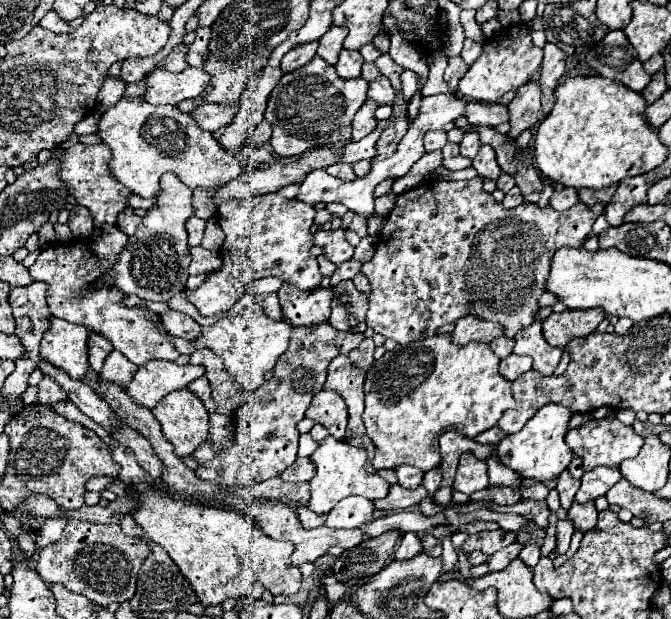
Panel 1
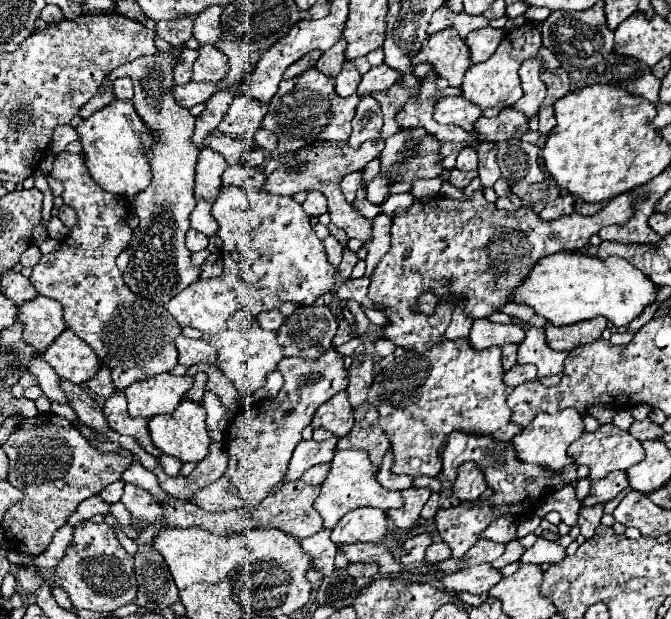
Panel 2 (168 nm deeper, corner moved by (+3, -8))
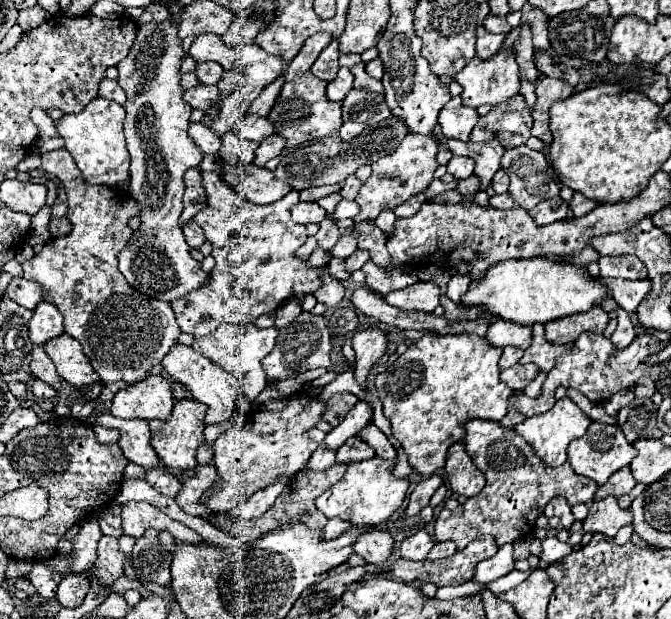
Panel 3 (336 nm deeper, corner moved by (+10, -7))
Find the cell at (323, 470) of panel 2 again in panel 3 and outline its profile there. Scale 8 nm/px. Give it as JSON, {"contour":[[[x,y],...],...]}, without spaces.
{"contour":[[[320,446],[312,456],[310,456],[310,462],[306,464],[308,470],[314,470],[314,472],[322,472],[326,468],[330,468],[332,464],[336,464],[336,452],[328,450],[326,446]]]}

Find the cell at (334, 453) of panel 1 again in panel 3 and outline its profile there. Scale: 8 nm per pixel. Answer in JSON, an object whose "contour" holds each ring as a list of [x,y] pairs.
{"contour":[[[378,456],[346,464],[346,474],[330,490],[316,498],[316,508],[326,518],[342,518],[356,526],[384,524],[394,514],[394,510],[402,506],[408,490],[408,480],[400,480],[392,472],[388,472],[390,466],[392,464],[388,460],[382,460]]]}

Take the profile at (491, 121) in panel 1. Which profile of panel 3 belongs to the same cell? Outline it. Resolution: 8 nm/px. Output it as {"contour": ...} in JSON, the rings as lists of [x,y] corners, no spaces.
{"contour":[[[514,96],[498,106],[494,106],[486,116],[478,120],[474,126],[470,140],[486,142],[498,140],[504,148],[514,148],[526,144],[530,138],[532,116],[524,102],[524,96]]]}

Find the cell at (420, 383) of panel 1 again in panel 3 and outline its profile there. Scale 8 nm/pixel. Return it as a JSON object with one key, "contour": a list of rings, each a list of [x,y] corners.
{"contour":[[[426,334],[420,340],[410,342],[408,350],[376,376],[376,396],[382,402],[384,416],[390,420],[392,436],[402,444],[408,464],[420,476],[432,476],[444,466],[448,448],[464,438],[464,424],[468,420],[480,418],[500,422],[508,412],[506,398],[512,390],[500,380],[500,356],[502,348],[490,346],[484,338],[478,338],[478,334]]]}

